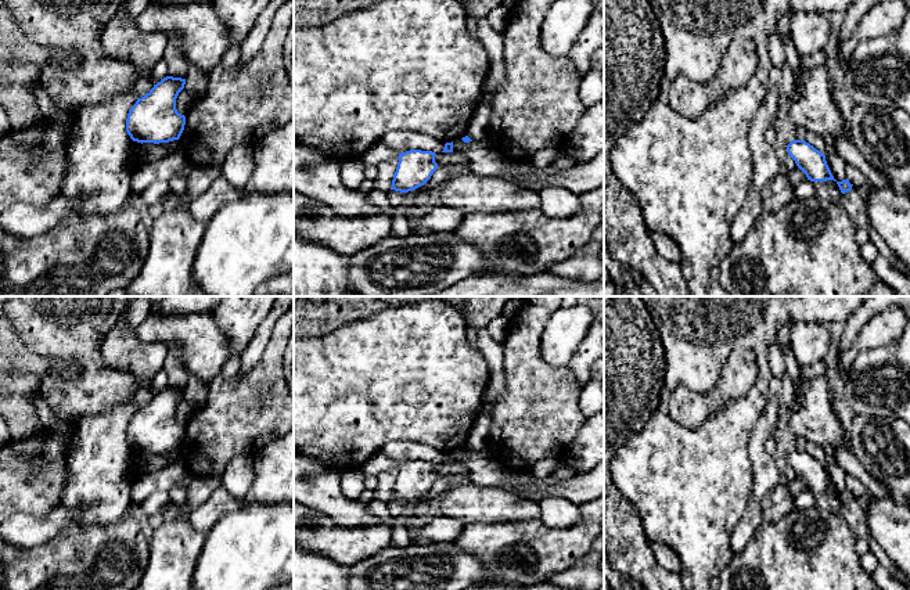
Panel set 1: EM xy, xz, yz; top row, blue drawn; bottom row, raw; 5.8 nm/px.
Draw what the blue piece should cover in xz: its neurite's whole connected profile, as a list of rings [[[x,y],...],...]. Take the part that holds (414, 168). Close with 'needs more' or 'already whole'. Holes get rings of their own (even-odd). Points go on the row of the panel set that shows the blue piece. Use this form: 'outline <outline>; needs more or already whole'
outline [[[378,143],[368,148],[360,159],[366,166],[377,166],[381,162],[398,158],[399,162],[391,190],[409,193],[424,186],[438,169],[435,155],[436,154],[432,151],[421,150],[410,150],[399,154],[398,151]]]; needs more

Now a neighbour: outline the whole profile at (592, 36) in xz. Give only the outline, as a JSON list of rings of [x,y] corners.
[[[596,7],[585,28],[571,47],[568,57],[573,62],[580,79],[590,71],[593,54],[604,44],[604,11]]]

